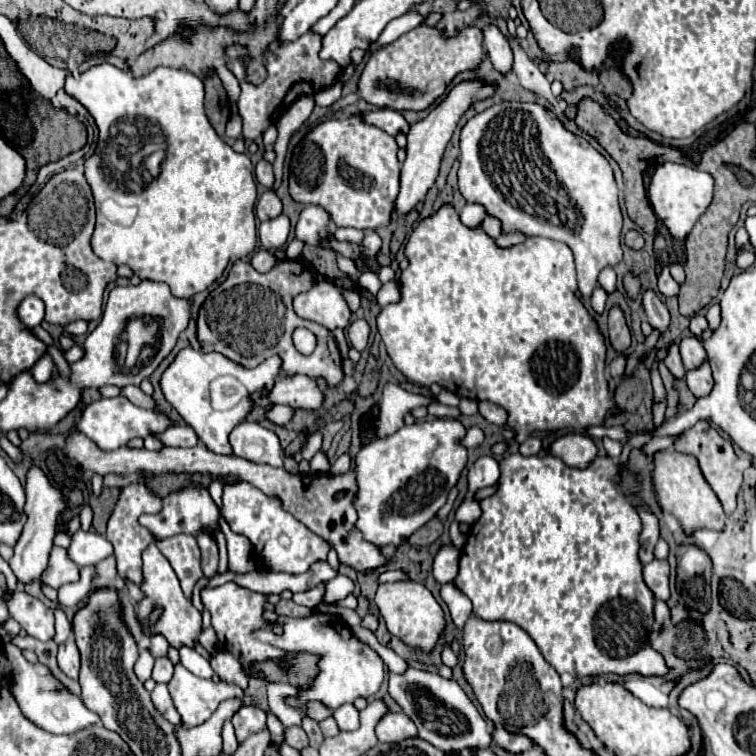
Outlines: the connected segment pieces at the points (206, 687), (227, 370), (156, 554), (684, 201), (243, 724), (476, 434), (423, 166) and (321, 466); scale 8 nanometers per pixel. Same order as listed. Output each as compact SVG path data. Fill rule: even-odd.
M181 663L175 665L173 679L169 681L167 687L173 705L181 715L183 727L191 727L195 723L201 723L203 719L209 719L219 707L219 703L225 699L235 697L243 701L241 687L227 681L211 681L211 679L195 677Z
M185 347L177 353L175 361L161 377L161 389L165 399L179 411L179 415L191 425L197 437L215 453L231 455L227 435L231 429L245 419L253 409L253 399L263 393L265 387L273 387L281 371L281 359L269 357L253 369L243 369L219 353L201 353L193 347Z
M149 545L145 551L143 551L143 585L141 589L145 591L145 599L139 603L139 619L141 623L145 623L149 611L153 609L153 605L161 605L163 607L163 615L161 619L157 621L155 629L149 631L149 633L161 633L167 637L169 645L173 647L181 647L181 645L189 645L193 647L193 641L199 637L201 633L201 613L191 605L191 601L185 599L181 587L179 587L179 579L175 575L175 571L171 569L169 561L161 555L161 551L155 547L155 545Z
M663 163L655 169L647 195L649 195L653 211L667 225L671 235L677 239L685 239L713 199L713 177L705 171L699 171L687 165Z
M241 703L241 707L239 707L239 709L235 711L235 715L231 717L231 723L233 723L233 727L235 727L237 741L243 743L249 735L259 733L259 731L265 729L265 711Z
M469 427L467 433L465 433L465 437L463 437L459 443L461 443L465 449L473 449L473 447L477 447L477 445L483 443L483 431L481 431L479 427Z
M481 79L461 81L461 83L453 85L447 91L447 95L441 97L441 101L435 103L435 107L427 113L427 117L423 117L411 125L411 131L407 133L407 159L403 161L403 167L401 167L401 189L395 199L395 211L391 213L391 223L397 223L399 217L405 217L409 211L413 211L417 207L417 203L423 201L427 191L435 185L445 147L451 141L453 129L457 127L457 121L461 119L461 115L475 101L493 97L495 91L497 91L497 85L491 81L481 81Z
M317 453L317 455L311 459L309 467L311 467L311 473L313 473L313 475L317 475L317 473L329 473L329 461L327 461L325 453Z

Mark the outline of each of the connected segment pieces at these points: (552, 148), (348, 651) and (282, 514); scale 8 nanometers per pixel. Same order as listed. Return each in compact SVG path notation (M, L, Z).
M501 101L501 103L495 103L491 105L489 109L473 115L461 129L461 155L459 155L459 191L461 195L467 199L467 201L473 201L473 203L481 203L489 215L501 219L503 223L503 231L521 231L529 237L547 237L547 239L553 239L553 241L561 241L561 243L567 243L575 255L575 265L577 265L577 281L579 281L579 291L585 299L591 297L591 291L593 287L597 285L597 275L603 267L611 265L615 267L621 257L623 257L623 251L621 251L621 227L623 227L623 219L621 219L621 209L619 209L619 201L617 201L617 185L615 185L615 179L613 179L613 171L611 171L611 165L609 161L591 147L591 143L575 133L571 133L547 107L539 105L539 103L521 103L521 101Z
M313 613L303 619L293 617L279 617L277 619L283 625L281 635L273 635L267 631L257 631L255 637L263 639L287 653L301 653L309 651L315 655L321 655L319 661L319 673L311 685L311 689L299 689L299 699L287 699L289 705L303 707L305 701L323 701L331 709L341 707L343 703L353 703L357 697L371 697L379 691L379 685L383 681L383 661L379 655L357 641L357 637L351 633L349 625L341 621L339 617L325 615L325 613Z
M239 481L235 485L223 487L223 509L221 509L229 527L245 535L261 561L267 561L271 571L285 571L285 573L303 573L309 569L313 561L325 559L329 545L323 537L309 531L303 523L299 523L291 513L281 509L277 499L269 499L257 487L251 487L247 481Z

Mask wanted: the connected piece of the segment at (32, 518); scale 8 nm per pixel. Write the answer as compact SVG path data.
M33 467L27 473L27 485L25 485L25 493L27 493L27 503L25 503L25 515L27 515L27 523L25 529L15 545L15 555L9 561L13 573L17 575L17 579L21 583L39 579L39 575L43 573L43 569L47 567L49 561L49 553L53 547L53 537L55 537L55 525L57 525L57 515L65 509L65 501L63 501L63 493L51 485L49 477L39 469Z

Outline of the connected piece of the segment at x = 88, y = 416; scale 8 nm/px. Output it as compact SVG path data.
M113 397L113 399L99 399L99 401L93 401L81 415L79 419L79 425L77 429L81 433L85 433L93 443L97 443L99 449L105 449L105 451L111 451L111 449L117 449L121 445L125 445L129 439L133 437L147 437L147 435L153 435L157 431L163 431L167 429L171 423L167 421L165 415L161 415L159 411L149 411L149 409L141 409L141 407L135 407L129 399L123 399L121 397Z

